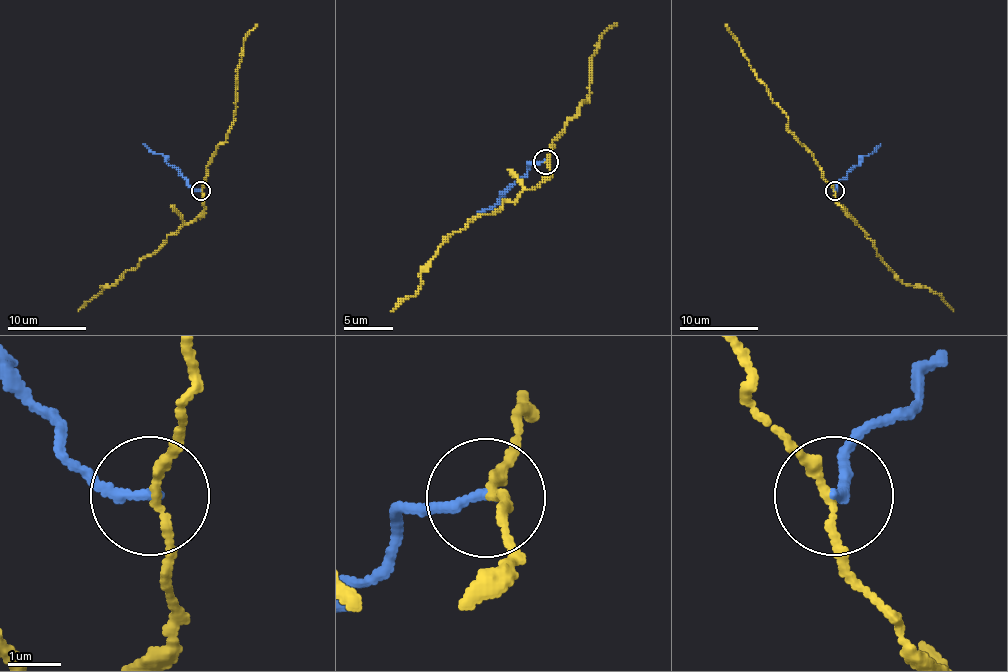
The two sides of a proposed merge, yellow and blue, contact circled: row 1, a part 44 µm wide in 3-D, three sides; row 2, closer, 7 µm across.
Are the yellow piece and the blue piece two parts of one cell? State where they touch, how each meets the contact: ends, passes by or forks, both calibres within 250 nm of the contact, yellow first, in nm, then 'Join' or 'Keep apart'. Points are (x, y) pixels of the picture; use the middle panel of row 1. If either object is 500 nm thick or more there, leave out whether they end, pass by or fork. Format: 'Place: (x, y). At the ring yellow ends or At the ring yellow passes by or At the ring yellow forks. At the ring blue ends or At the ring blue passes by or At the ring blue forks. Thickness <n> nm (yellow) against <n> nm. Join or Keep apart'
Place: (545, 161). At the ring yellow passes by. At the ring blue ends. Thickness 150 nm (yellow) against 200 nm. Keep apart

